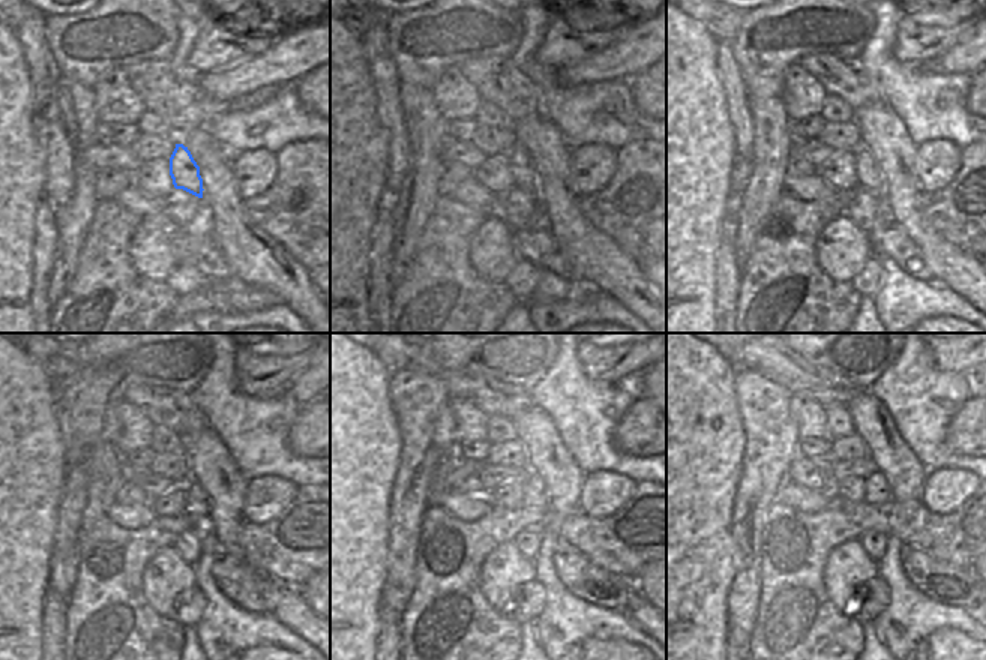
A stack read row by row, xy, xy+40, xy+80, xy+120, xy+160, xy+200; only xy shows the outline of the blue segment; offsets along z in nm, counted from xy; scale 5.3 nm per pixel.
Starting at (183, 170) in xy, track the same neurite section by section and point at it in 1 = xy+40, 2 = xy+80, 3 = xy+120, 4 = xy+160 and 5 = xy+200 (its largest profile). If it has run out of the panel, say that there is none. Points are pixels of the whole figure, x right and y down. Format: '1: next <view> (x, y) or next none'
1: next xy+40 (523, 170)
2: next xy+80 (866, 170)
3: next xy+120 (195, 500)
4: next xy+160 (535, 492)
5: next xy+200 (875, 491)

